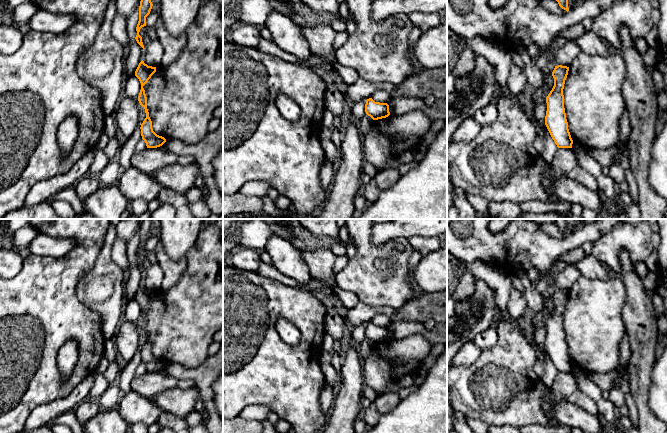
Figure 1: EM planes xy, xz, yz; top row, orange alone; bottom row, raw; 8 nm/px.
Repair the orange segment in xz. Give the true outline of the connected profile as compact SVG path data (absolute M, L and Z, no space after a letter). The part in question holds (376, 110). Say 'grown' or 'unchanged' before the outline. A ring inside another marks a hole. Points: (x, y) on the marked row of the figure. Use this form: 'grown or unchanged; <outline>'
unchanged; M372 98L366 100L365 112L373 120L386 118L390 115L387 103L375 102Z

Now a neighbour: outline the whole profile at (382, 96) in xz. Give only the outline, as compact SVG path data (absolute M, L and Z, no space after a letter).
M377 90L371 96L375 102L387 103L389 100L389 93L385 90Z

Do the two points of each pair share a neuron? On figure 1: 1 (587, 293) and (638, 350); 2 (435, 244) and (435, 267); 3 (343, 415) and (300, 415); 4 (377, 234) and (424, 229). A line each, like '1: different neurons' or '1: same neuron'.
1: different neurons
2: different neurons
3: different neurons
4: same neuron

